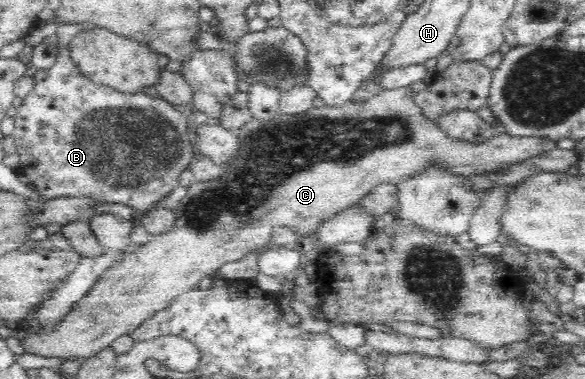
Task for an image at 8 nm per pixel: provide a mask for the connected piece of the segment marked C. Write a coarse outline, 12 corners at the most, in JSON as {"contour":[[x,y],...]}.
{"contour":[[409,87],[253,118],[173,228],[29,353],[85,360],[434,159],[494,179],[559,149],[456,142]]}

